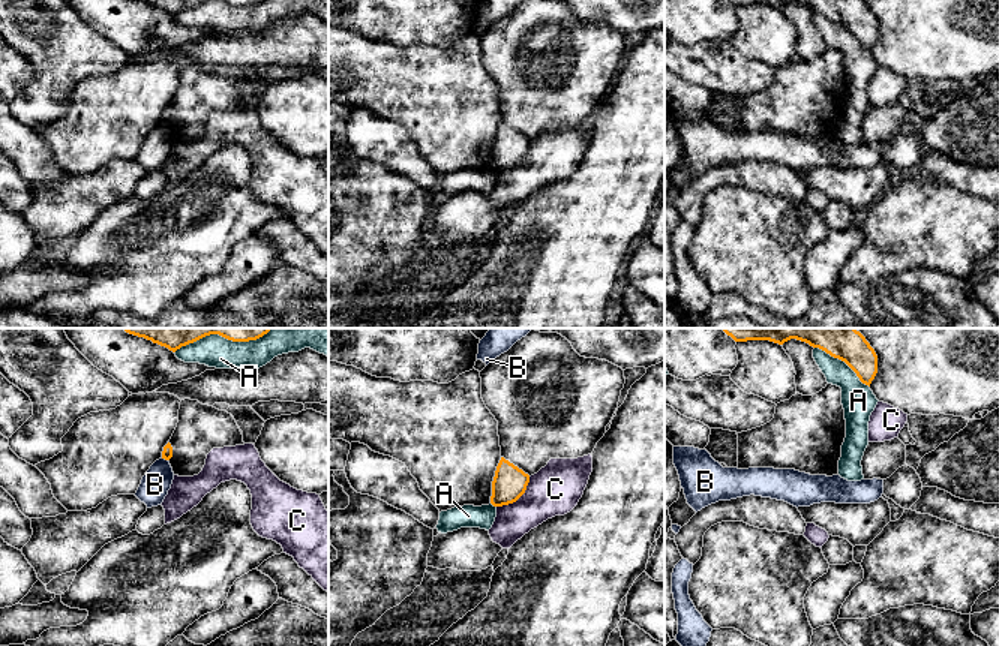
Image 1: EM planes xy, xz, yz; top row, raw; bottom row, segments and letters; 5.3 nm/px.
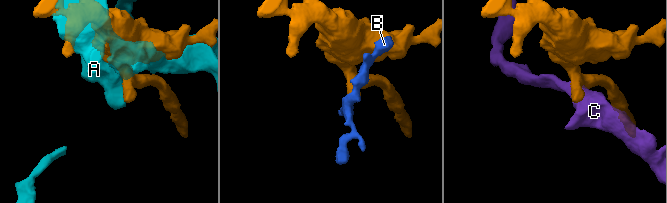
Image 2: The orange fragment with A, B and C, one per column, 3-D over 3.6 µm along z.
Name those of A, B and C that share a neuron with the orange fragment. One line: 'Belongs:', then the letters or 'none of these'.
Belongs: none of these

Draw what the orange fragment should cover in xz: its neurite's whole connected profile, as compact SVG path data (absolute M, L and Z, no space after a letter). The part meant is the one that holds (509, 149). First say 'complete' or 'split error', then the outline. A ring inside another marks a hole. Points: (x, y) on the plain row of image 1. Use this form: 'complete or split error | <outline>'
complete | M501 121L492 145L490 168L502 171L516 166L526 154L530 139Z

